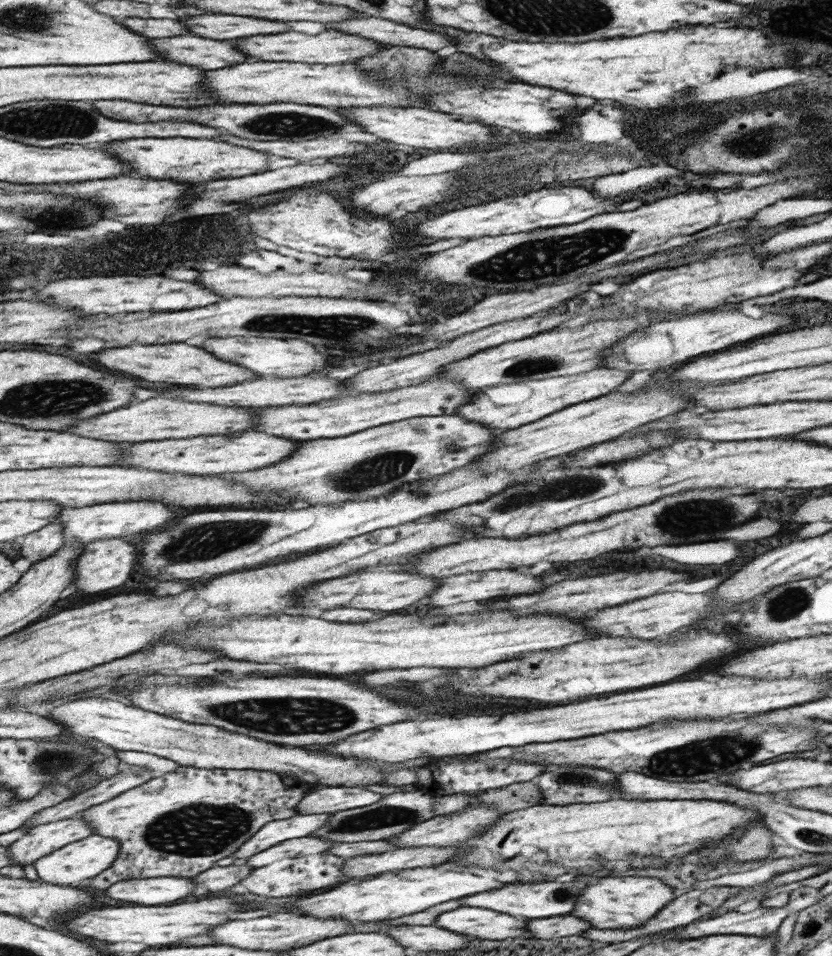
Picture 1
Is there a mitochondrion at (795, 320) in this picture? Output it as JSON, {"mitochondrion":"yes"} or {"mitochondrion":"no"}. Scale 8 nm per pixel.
{"mitochondrion":"no"}

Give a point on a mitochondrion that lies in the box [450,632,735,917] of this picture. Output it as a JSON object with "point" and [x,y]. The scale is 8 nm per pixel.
{"point":[582,779]}

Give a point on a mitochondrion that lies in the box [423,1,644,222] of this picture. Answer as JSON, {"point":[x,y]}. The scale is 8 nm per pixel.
{"point":[459,67]}

